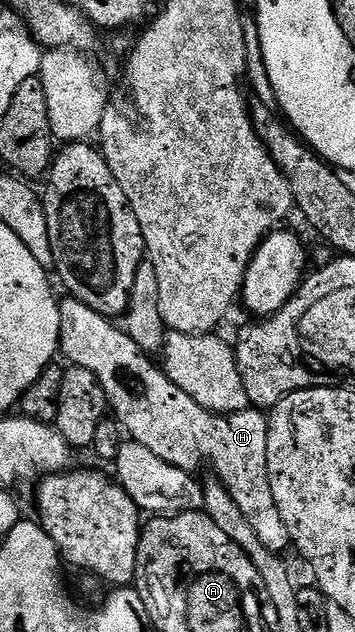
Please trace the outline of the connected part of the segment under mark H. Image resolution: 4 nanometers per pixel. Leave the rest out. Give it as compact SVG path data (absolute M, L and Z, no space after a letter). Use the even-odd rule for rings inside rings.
M66 296L64 300L60 302L61 306L61 347L59 350L60 356L66 357L66 362L69 365L78 365L83 367L87 371L91 371L91 375L95 375L95 379L99 379L99 383L103 387L103 391L107 395L109 400L109 408L112 416L121 425L122 430L132 440L143 443L143 447L147 447L147 451L151 451L151 455L155 455L159 459L163 459L163 463L171 463L171 467L179 467L183 471L187 471L191 474L198 472L197 468L201 464L210 465L213 468L212 476L216 480L221 481L227 487L227 491L231 495L231 499L235 499L235 503L239 503L239 511L243 511L243 515L247 519L247 523L251 523L251 527L255 531L255 535L259 535L259 543L263 543L263 547L267 547L272 553L281 555L284 554L284 549L290 548L291 542L289 539L289 532L287 527L283 523L283 519L279 515L279 507L275 507L275 495L271 495L271 479L269 478L269 472L267 471L267 435L269 434L269 418L260 409L254 409L252 407L245 410L241 410L238 413L231 413L222 415L219 413L211 413L205 410L191 397L187 395L187 392L183 391L177 385L173 384L173 381L165 373L164 368L153 366L154 358L146 355L144 351L140 349L134 341L125 332L124 328L120 324L114 323L110 318L99 315L99 311L91 311L91 307L87 307L87 303L82 301L76 301L71 296Z

